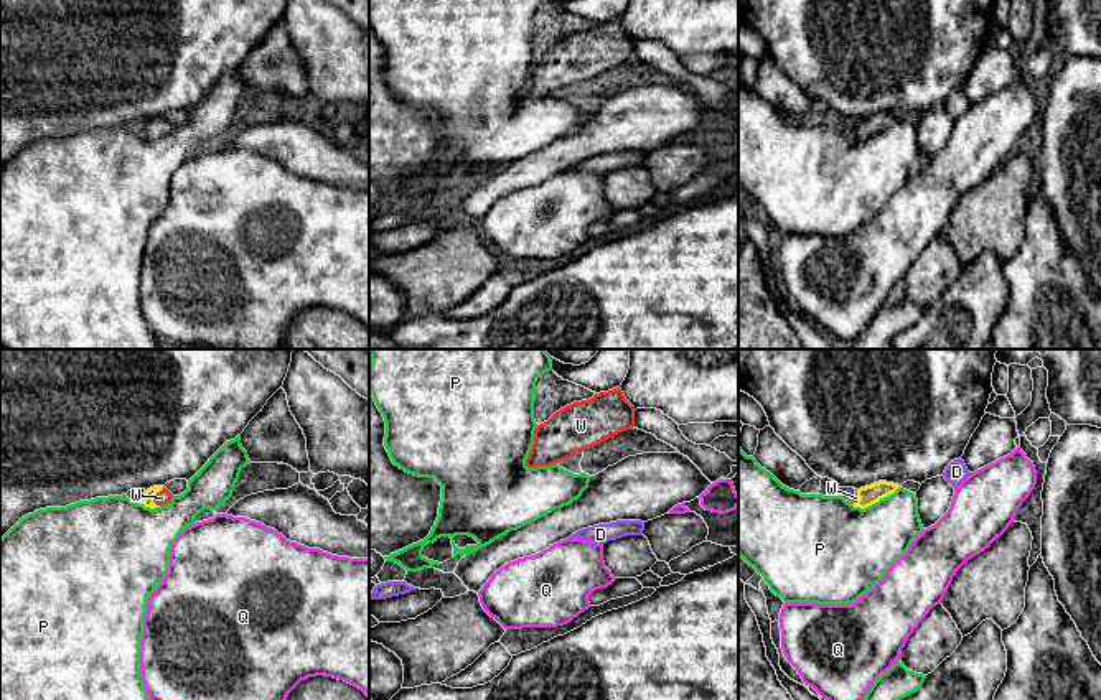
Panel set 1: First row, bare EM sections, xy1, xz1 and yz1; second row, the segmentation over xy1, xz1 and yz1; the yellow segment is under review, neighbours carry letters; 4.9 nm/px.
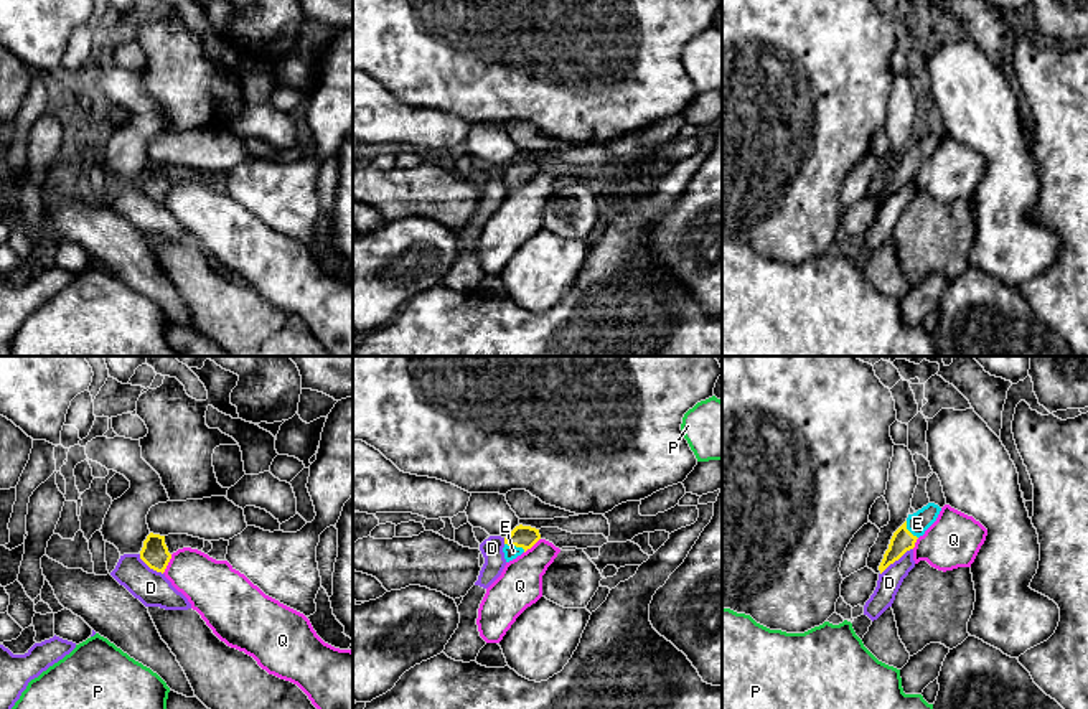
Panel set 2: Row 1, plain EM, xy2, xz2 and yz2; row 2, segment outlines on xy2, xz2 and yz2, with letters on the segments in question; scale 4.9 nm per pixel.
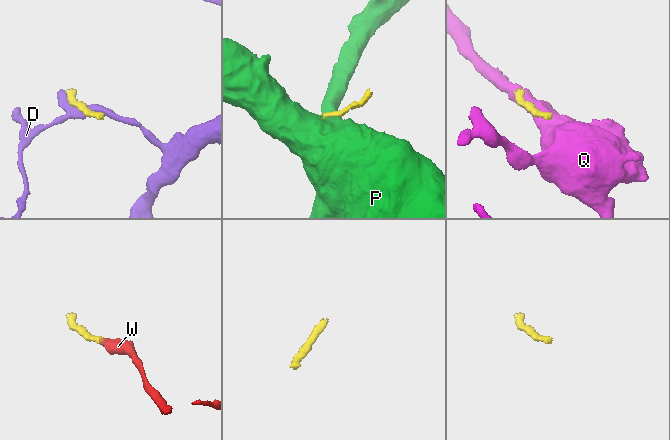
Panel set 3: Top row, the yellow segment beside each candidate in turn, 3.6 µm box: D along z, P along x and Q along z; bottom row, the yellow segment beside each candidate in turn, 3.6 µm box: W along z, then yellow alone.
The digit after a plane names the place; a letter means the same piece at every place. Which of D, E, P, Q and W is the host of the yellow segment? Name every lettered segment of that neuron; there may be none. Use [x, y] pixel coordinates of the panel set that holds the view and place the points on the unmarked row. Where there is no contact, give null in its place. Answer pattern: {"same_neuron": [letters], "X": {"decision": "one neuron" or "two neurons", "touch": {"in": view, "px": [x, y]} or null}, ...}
{"same_neuron": ["E", "W"], "D": {"decision": "two neurons", "touch": {"in": "yz2", "px": [895, 190]}}, "E": {"decision": "one neuron", "touch": {"in": "xz2", "px": [515, 175]}}, "P": {"decision": "two neurons", "touch": {"in": "yz1", "px": [874, 134]}}, "Q": {"decision": "two neurons", "touch": {"in": "xy2", "px": [167, 195]}}, "W": {"decision": "one neuron", "touch": {"in": "xy1", "px": [154, 126]}}}

